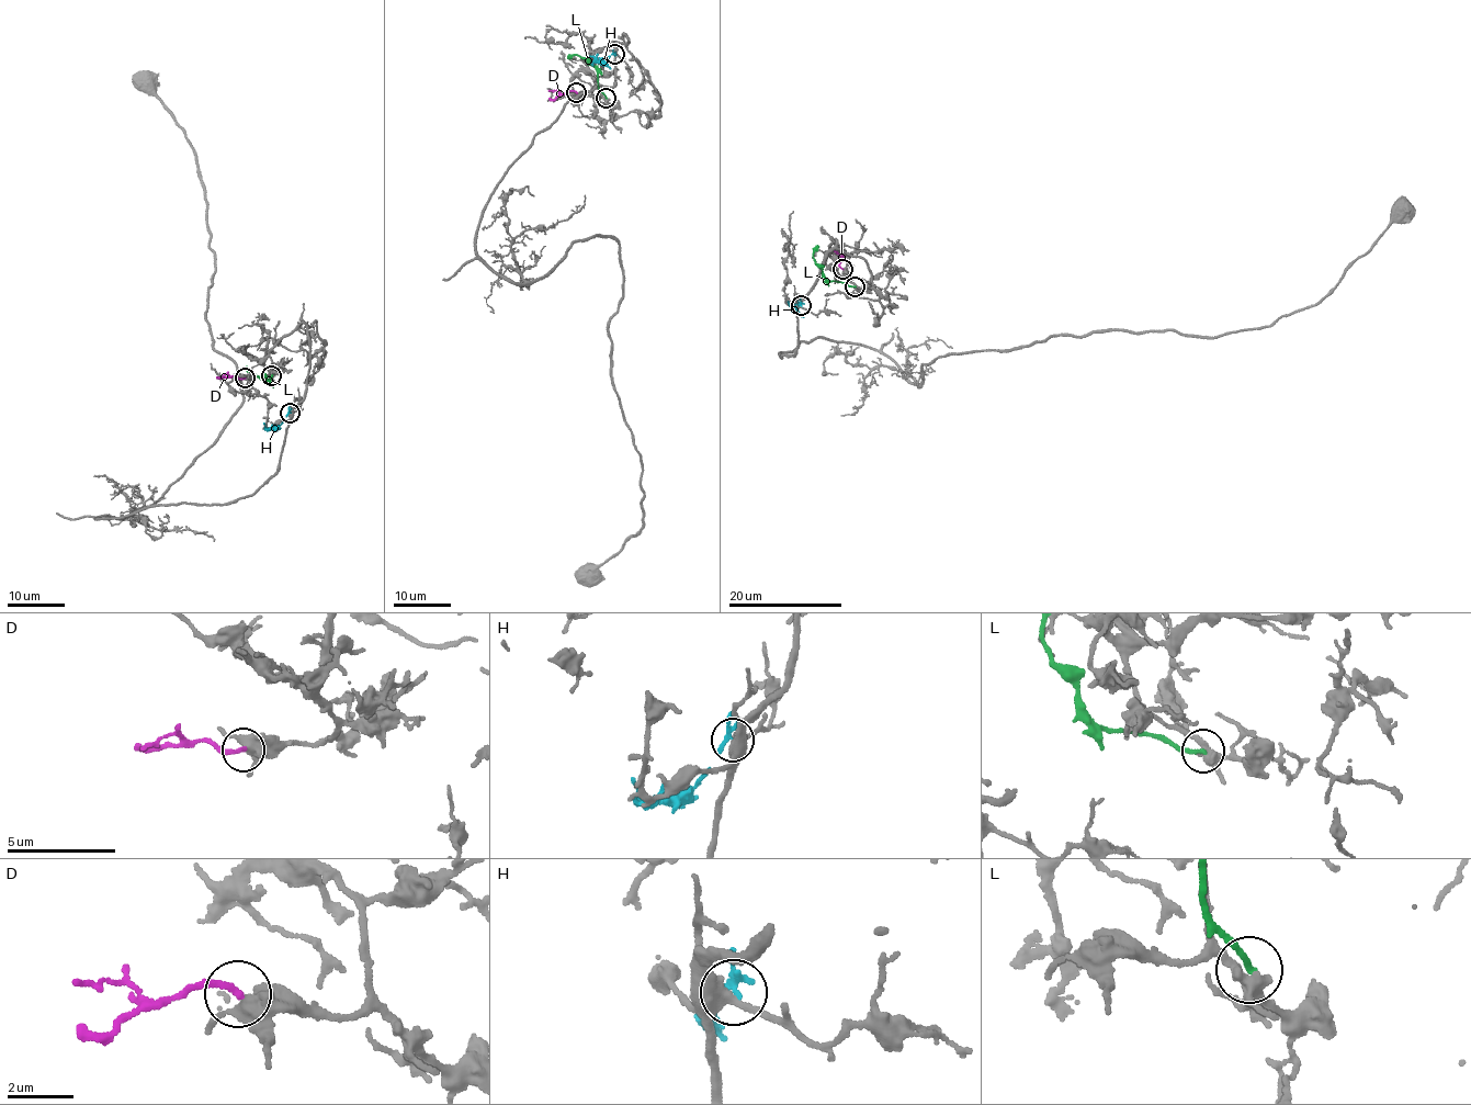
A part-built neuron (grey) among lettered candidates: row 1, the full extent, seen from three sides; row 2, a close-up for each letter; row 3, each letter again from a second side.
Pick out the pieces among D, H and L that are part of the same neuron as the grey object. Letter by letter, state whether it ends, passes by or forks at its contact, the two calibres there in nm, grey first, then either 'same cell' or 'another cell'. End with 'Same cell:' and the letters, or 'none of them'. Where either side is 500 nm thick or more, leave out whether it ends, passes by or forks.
D: it ends; calibres 400 and 200 nm; same cell
H: it ends; calibres 380 and 280 nm; another cell
L: it ends; calibres 360 and 180 nm; another cell
Same cell: D

